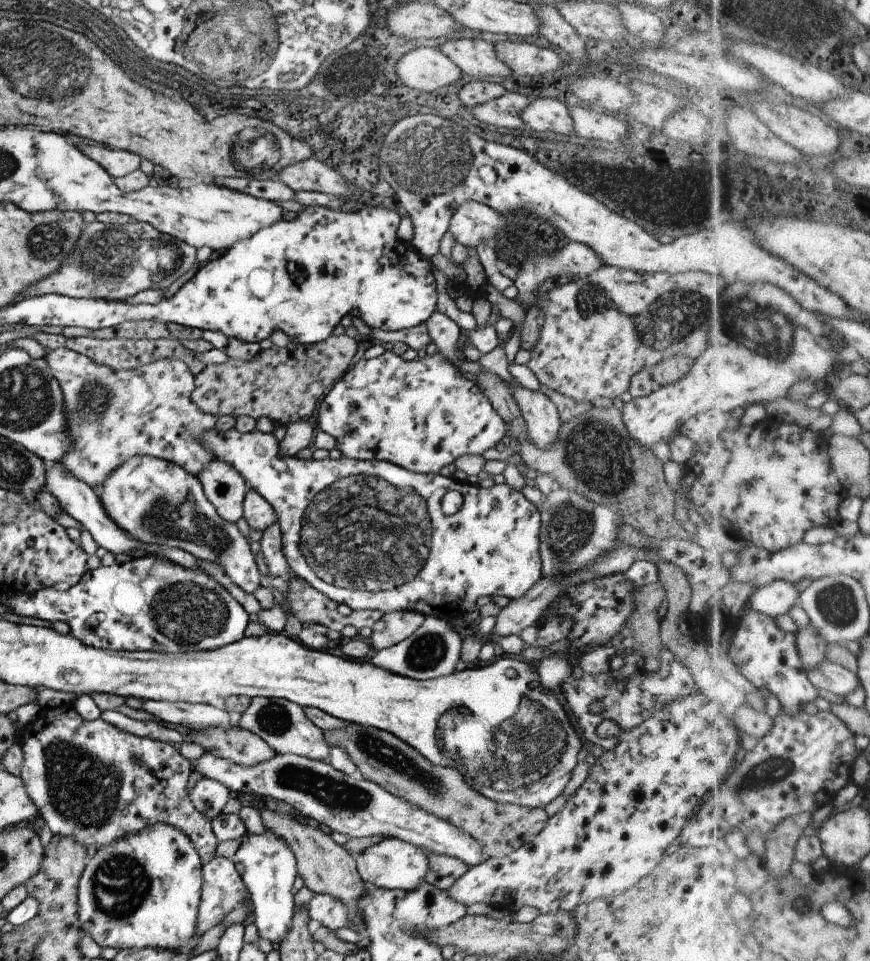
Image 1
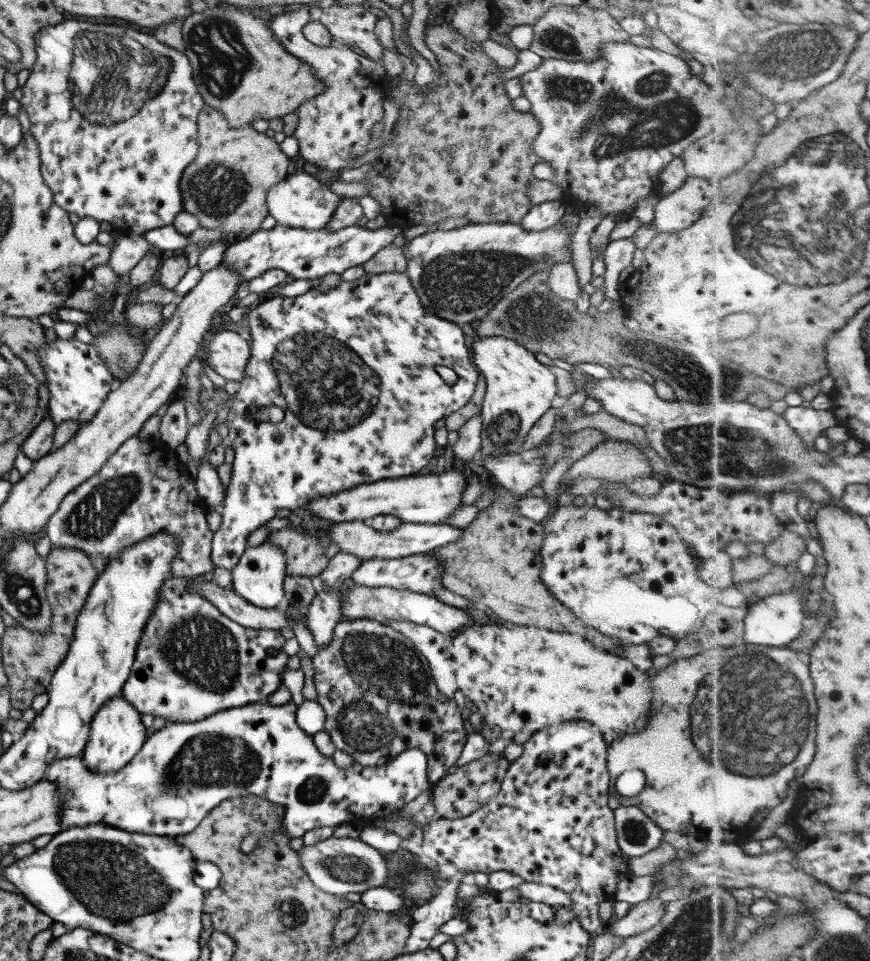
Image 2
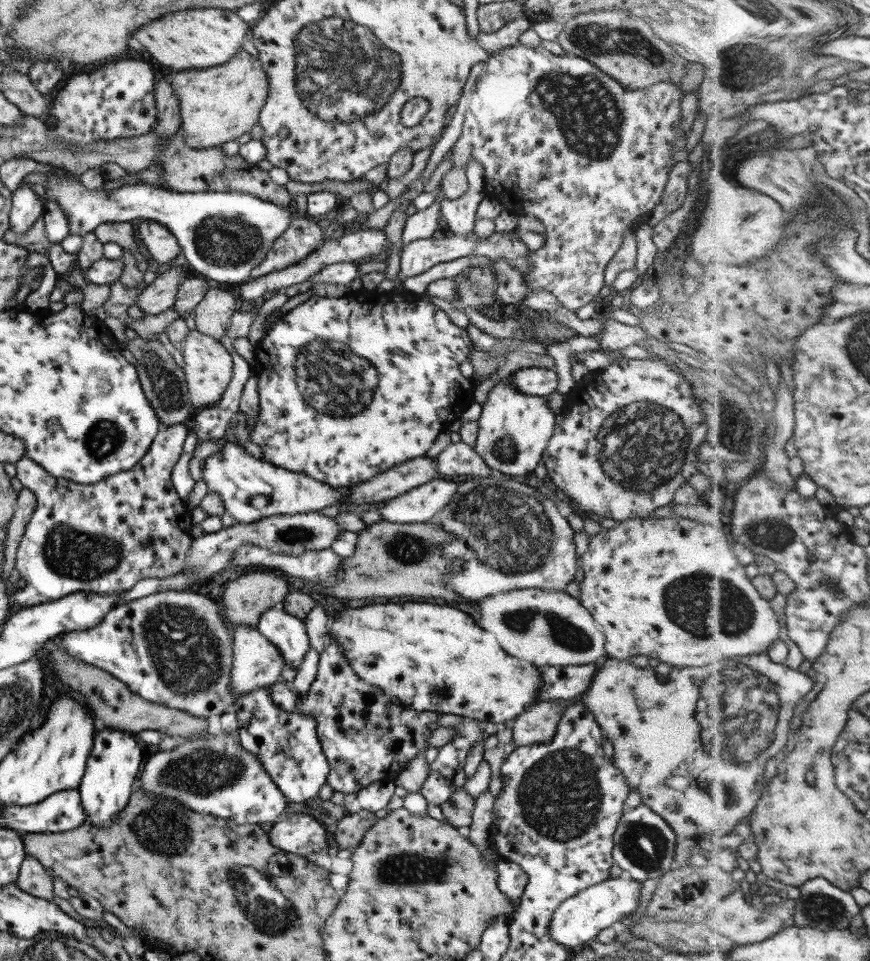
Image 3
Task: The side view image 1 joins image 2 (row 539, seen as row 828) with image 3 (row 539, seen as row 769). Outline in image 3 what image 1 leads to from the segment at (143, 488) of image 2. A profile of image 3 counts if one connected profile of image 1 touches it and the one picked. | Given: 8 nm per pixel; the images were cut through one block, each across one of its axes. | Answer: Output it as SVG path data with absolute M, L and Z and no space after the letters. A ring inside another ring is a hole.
M234 350L230 357L232 375L218 405L207 406L199 414L193 414L190 417L190 430L182 424L161 426L158 436L155 436L143 457L130 470L113 474L91 485L79 485L63 478L52 478L41 466L26 457L13 463L22 489L30 491L36 501L34 512L16 548L14 568L21 576L21 585L11 596L15 606L27 609L79 592L112 596L128 591L141 578L161 578L183 569L185 553L192 540L189 531L193 523L189 516L190 505L179 499L171 487L170 473L183 453L183 441L188 432L195 433L197 443L215 441L222 438L228 430L229 419L238 412L237 403L252 365L247 364Z

